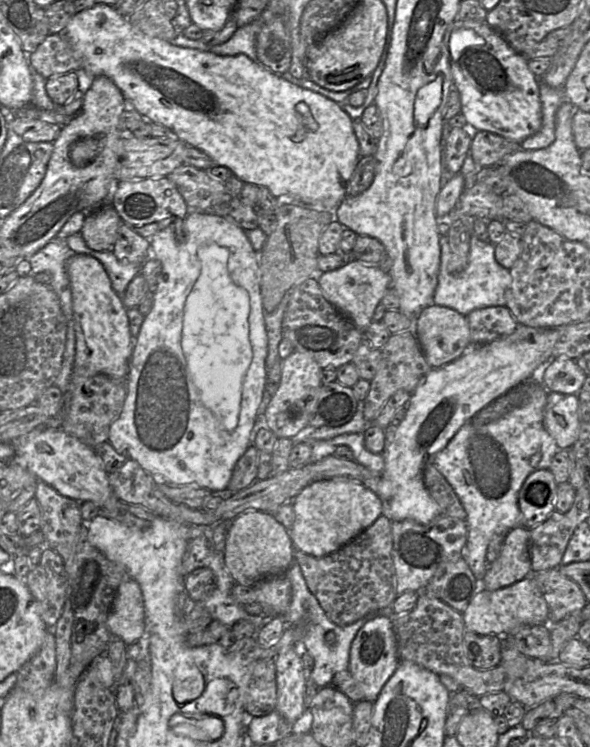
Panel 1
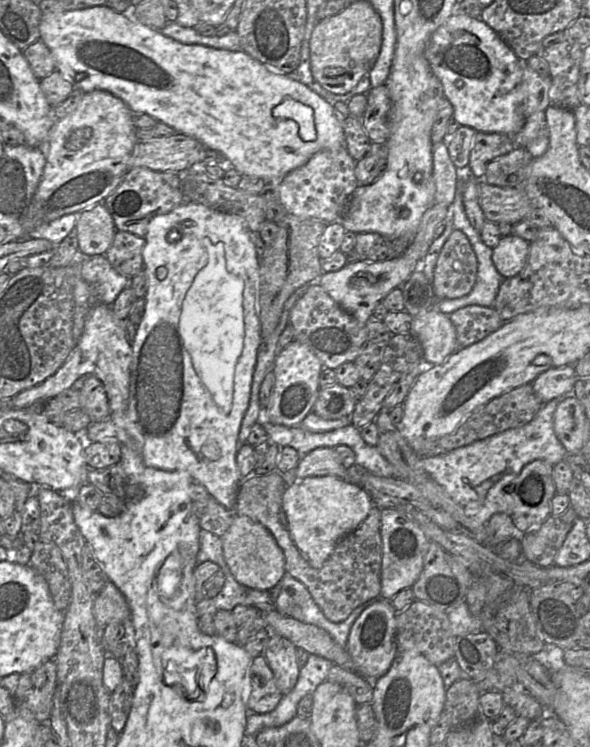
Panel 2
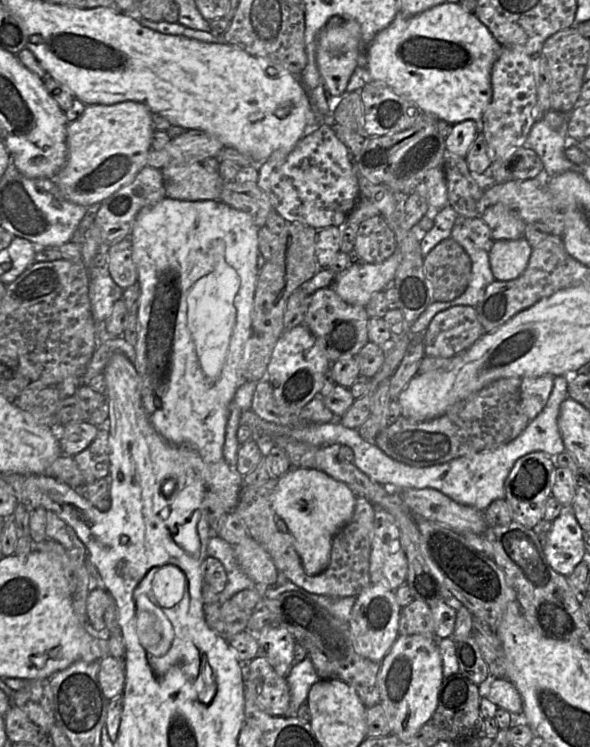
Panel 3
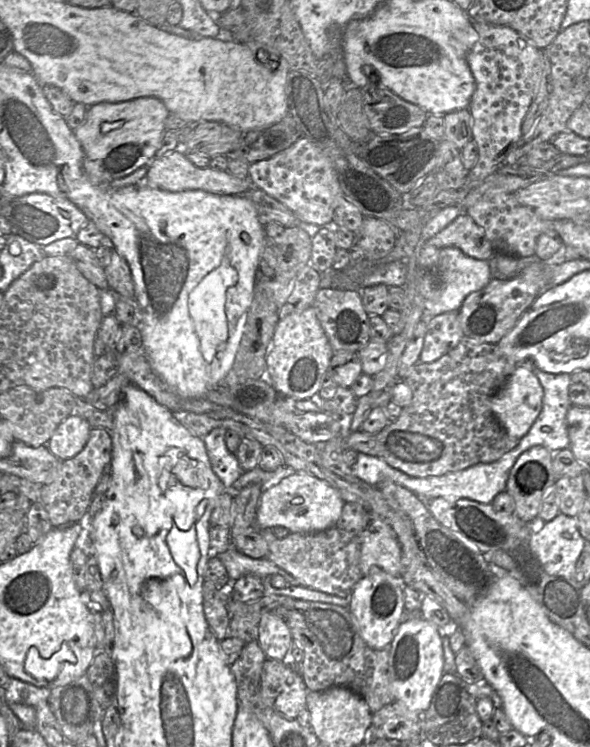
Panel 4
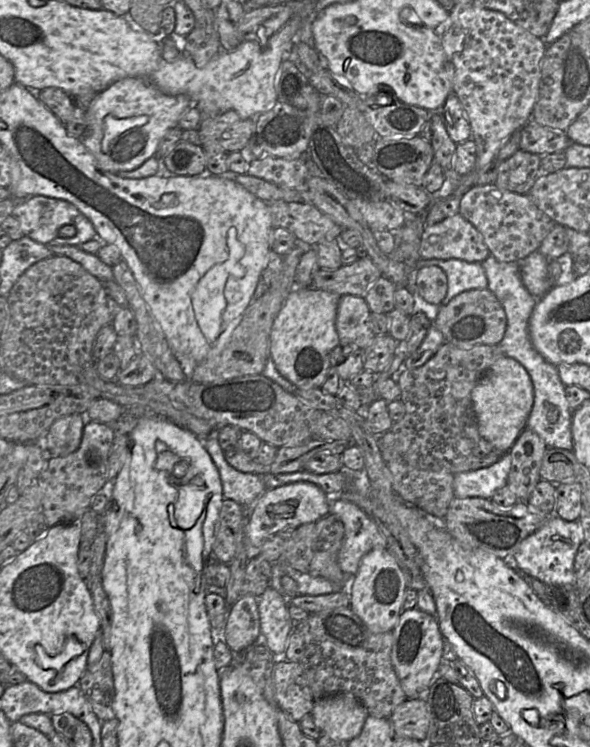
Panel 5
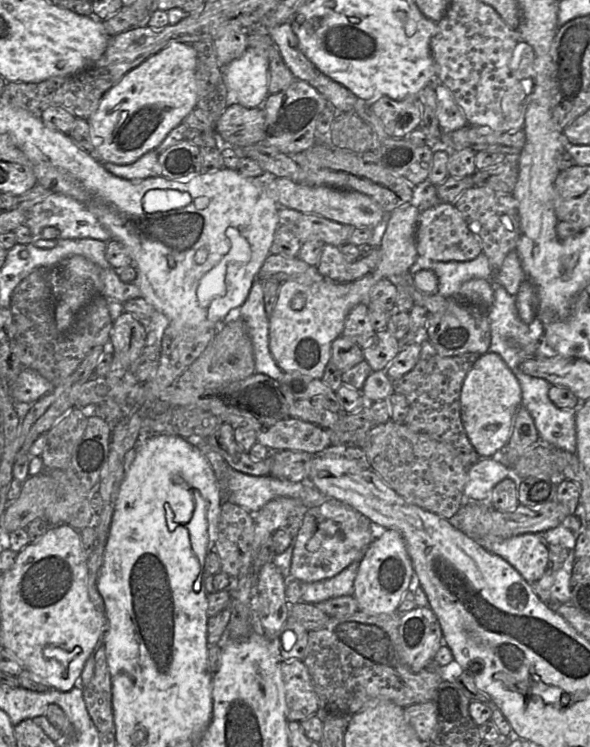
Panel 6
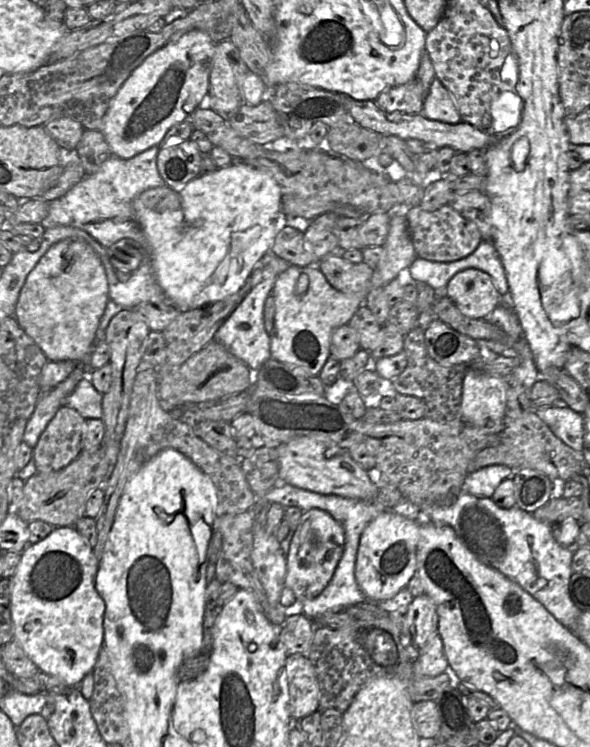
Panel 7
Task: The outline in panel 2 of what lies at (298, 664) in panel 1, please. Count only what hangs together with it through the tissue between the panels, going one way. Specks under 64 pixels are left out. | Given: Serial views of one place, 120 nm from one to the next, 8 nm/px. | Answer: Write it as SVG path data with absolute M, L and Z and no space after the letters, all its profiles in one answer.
M272 634L262 654L283 696L289 693L296 685L300 671L295 645L284 637Z

